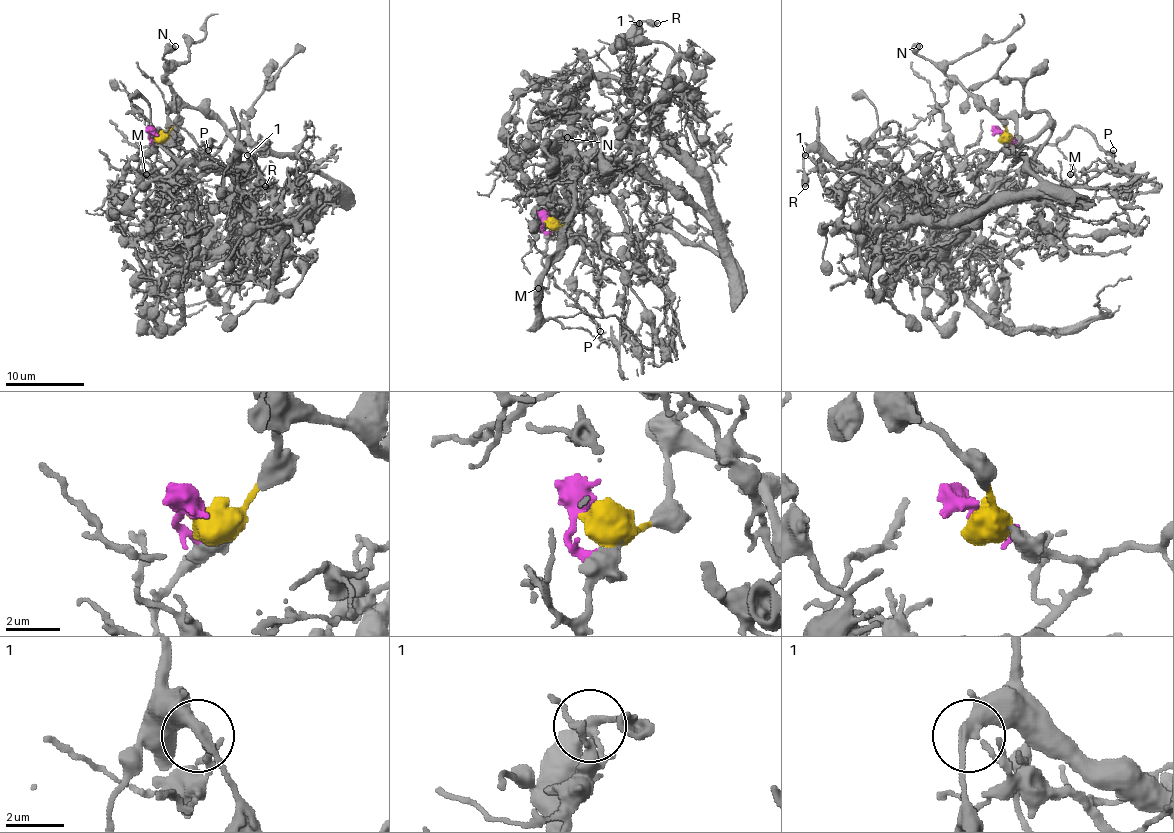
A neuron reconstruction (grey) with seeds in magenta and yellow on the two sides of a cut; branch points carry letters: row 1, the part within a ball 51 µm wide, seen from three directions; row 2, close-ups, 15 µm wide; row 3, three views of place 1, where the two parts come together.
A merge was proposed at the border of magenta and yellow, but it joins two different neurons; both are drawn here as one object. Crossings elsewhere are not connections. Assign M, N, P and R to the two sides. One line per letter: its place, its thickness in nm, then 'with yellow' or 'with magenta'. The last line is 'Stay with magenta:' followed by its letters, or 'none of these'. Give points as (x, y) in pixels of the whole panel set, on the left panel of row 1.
M: place (146, 174); calibre 200 nm; with magenta
N: place (175, 46); calibre 600 nm; with yellow
P: place (208, 150); calibre 240 nm; with magenta
R: place (265, 186); calibre 420 nm; with yellow
Stay with magenta: M, P

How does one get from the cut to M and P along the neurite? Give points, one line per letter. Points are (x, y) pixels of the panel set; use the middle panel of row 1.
M: (546, 220), (542, 222), (546, 240), (542, 259), (548, 285), (538, 289)
P: (546, 220), (542, 222), (546, 240), (544, 269), (599, 332)

